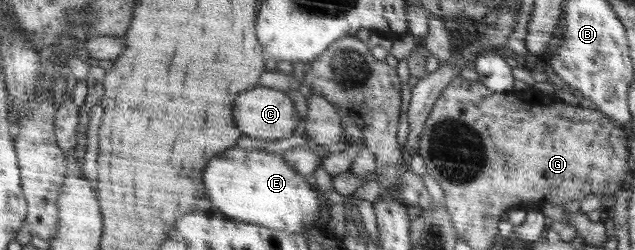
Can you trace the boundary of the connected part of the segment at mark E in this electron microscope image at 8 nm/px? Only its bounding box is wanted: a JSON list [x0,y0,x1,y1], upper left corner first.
[206,148,318,234]

